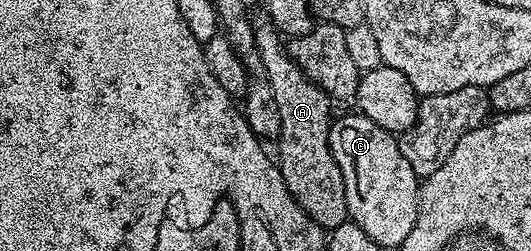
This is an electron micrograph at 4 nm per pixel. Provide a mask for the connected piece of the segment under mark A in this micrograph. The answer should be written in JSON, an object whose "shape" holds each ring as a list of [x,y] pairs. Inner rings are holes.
{"shape":[[[270,22],[254,28],[254,47],[264,62],[264,70],[272,90],[276,94],[276,107],[280,109],[280,134],[276,141],[276,163],[282,172],[284,186],[294,201],[320,225],[323,230],[340,226],[346,215],[344,174],[330,153],[331,97],[323,88],[318,88],[300,70],[293,60],[278,29]]]}

